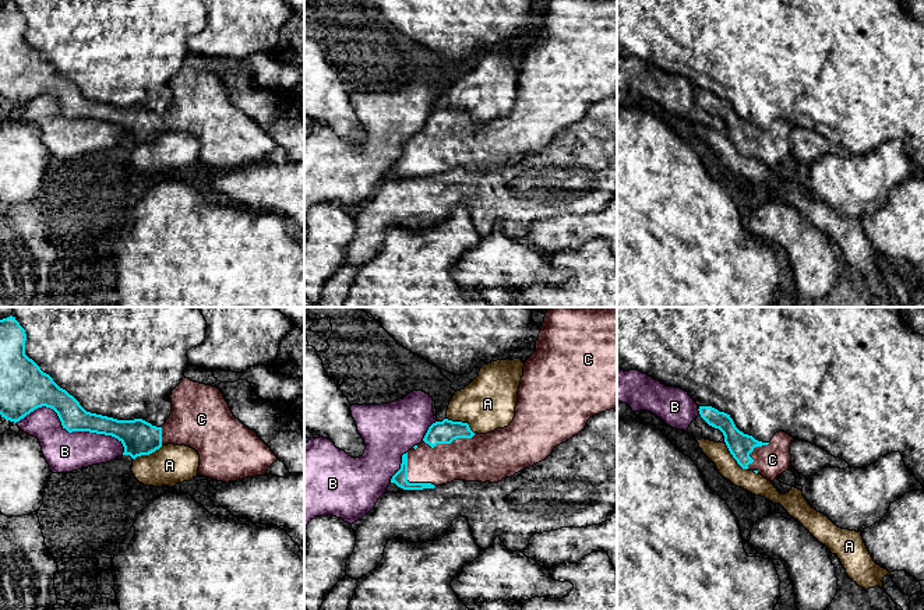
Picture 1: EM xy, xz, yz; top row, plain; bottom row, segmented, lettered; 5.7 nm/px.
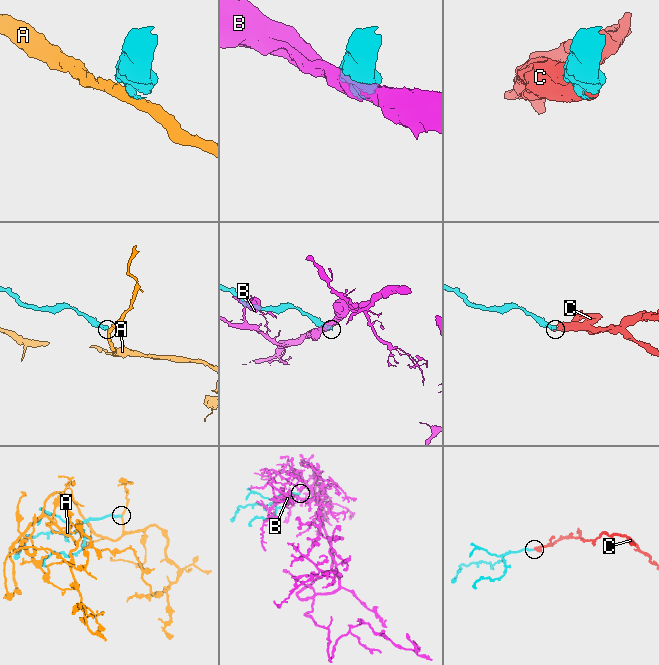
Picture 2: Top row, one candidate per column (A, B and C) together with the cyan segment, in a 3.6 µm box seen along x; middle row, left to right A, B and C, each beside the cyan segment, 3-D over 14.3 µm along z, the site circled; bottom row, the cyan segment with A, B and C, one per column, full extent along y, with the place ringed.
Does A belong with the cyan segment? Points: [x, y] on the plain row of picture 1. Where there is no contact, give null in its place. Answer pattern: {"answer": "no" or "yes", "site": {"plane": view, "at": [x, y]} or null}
{"answer": "no", "site": {"plane": "xz", "at": [461, 109]}}

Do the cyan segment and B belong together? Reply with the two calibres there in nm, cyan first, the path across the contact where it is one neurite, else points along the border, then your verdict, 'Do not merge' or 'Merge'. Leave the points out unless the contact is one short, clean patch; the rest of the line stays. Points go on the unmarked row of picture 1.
Thickness 160 nm (cyan) against 220 nm. Do not merge

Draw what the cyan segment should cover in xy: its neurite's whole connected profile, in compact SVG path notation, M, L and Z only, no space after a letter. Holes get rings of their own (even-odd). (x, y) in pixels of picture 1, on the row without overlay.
M15 4L0 7L0 102L6 107L17 110L35 96L46 94L57 101L63 116L68 120L89 119L112 123L123 131L123 142L130 142L133 147L149 142L162 133L186 133L200 142L198 162L223 170L265 163L268 155L278 148L257 120L233 103L223 81L216 74L183 64L172 78L172 101L162 114L152 113L142 106L117 107L87 99L73 82L60 75L25 42L25 28L25 17Z

